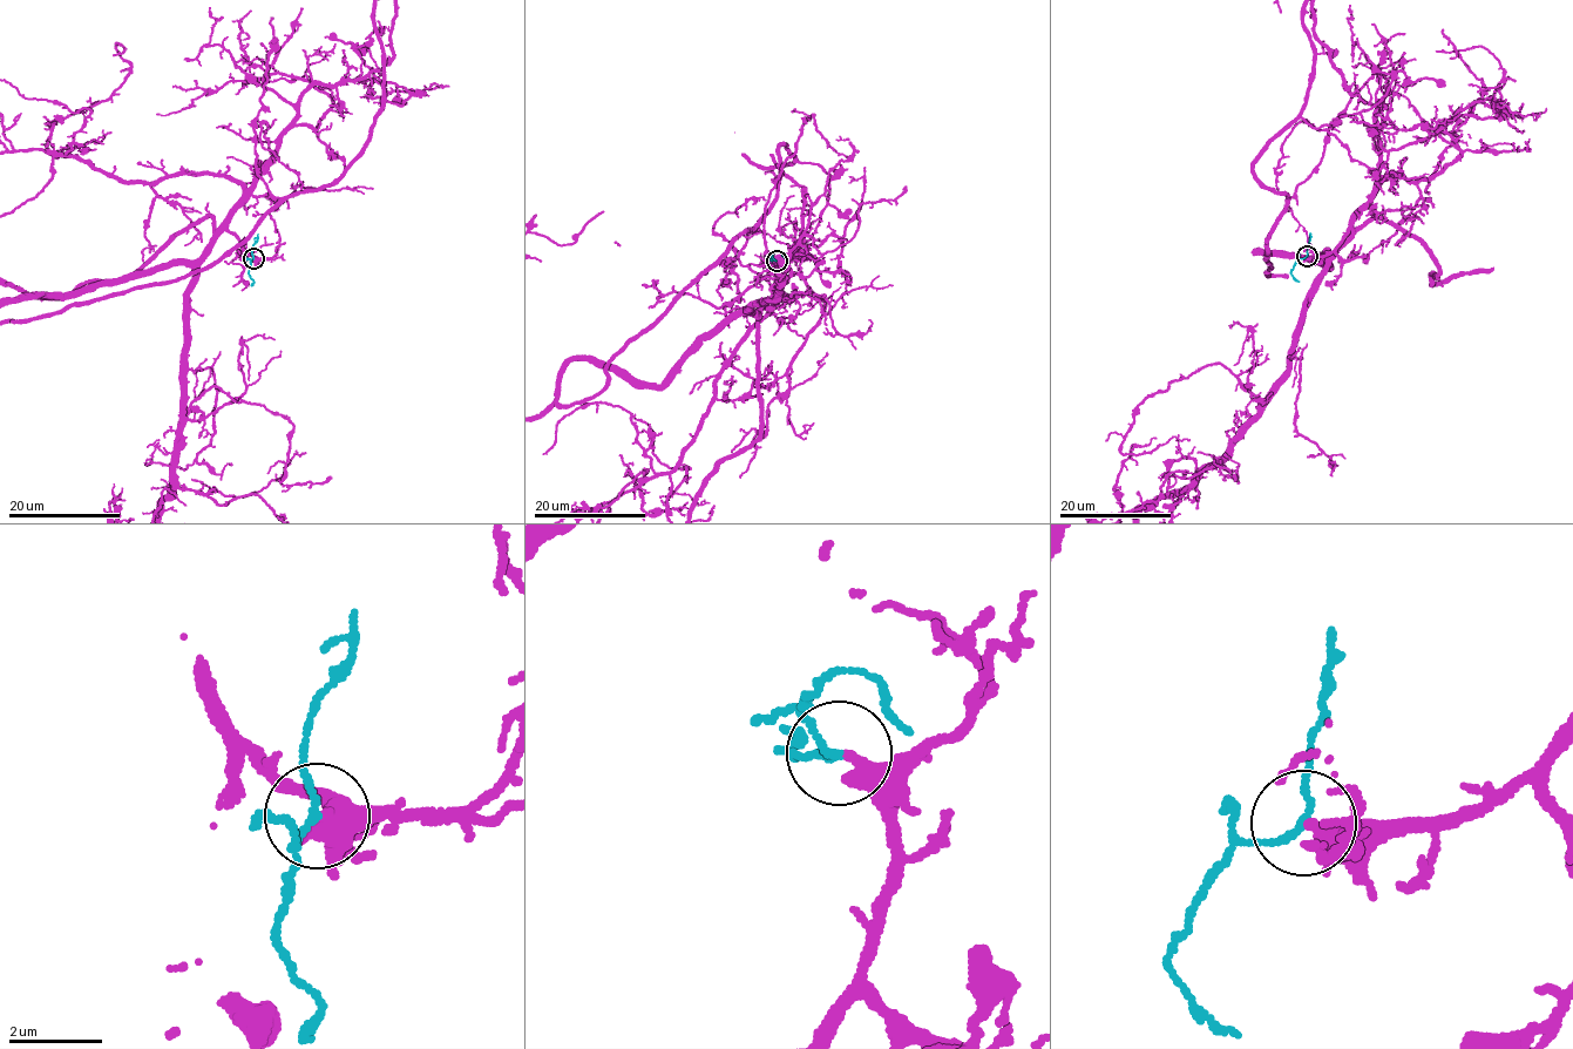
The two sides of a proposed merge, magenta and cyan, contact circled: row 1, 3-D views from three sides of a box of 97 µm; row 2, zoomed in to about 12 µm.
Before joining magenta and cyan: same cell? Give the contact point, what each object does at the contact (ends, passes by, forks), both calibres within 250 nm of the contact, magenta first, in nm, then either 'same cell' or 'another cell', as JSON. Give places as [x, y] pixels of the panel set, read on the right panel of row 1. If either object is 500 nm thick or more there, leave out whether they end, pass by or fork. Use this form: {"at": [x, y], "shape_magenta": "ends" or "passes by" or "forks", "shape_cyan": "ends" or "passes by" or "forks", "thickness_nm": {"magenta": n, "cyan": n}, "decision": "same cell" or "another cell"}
{"at": [1307, 256], "shape_magenta": "ends", "shape_cyan": "passes by", "thickness_nm": {"magenta": 400, "cyan": 140}, "decision": "same cell"}

